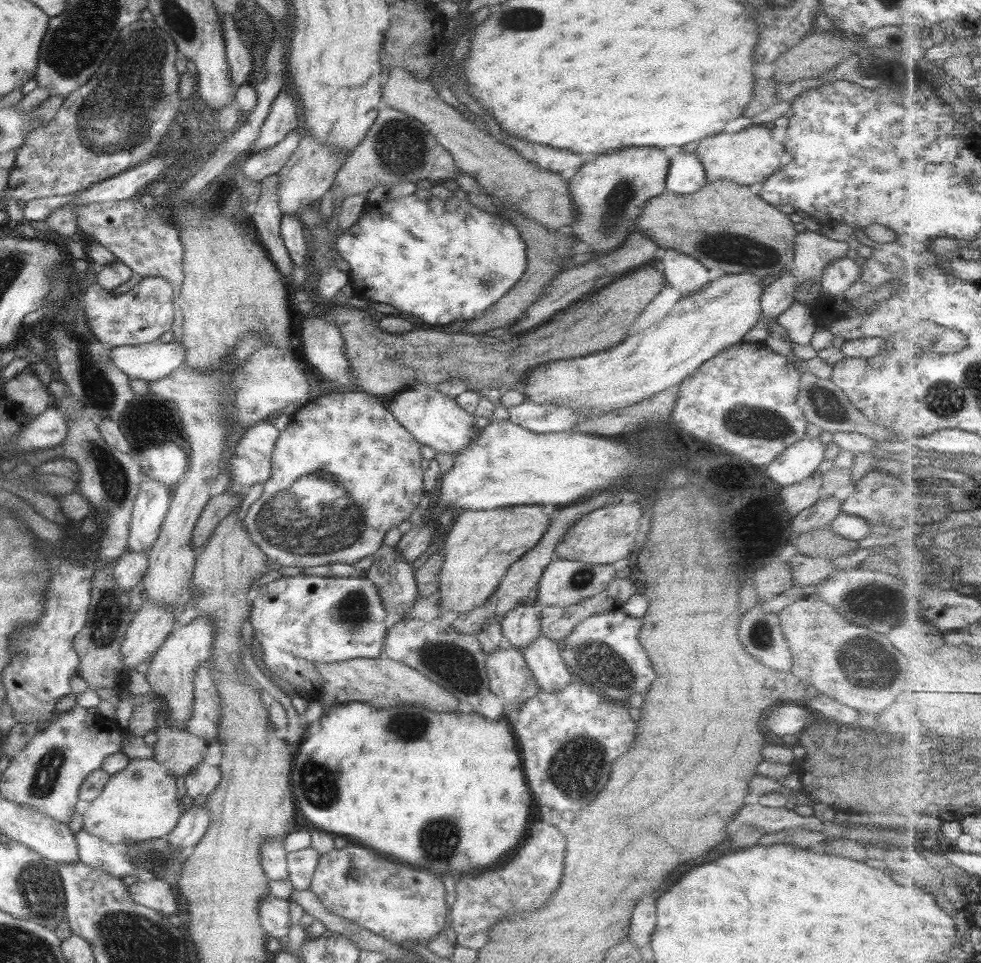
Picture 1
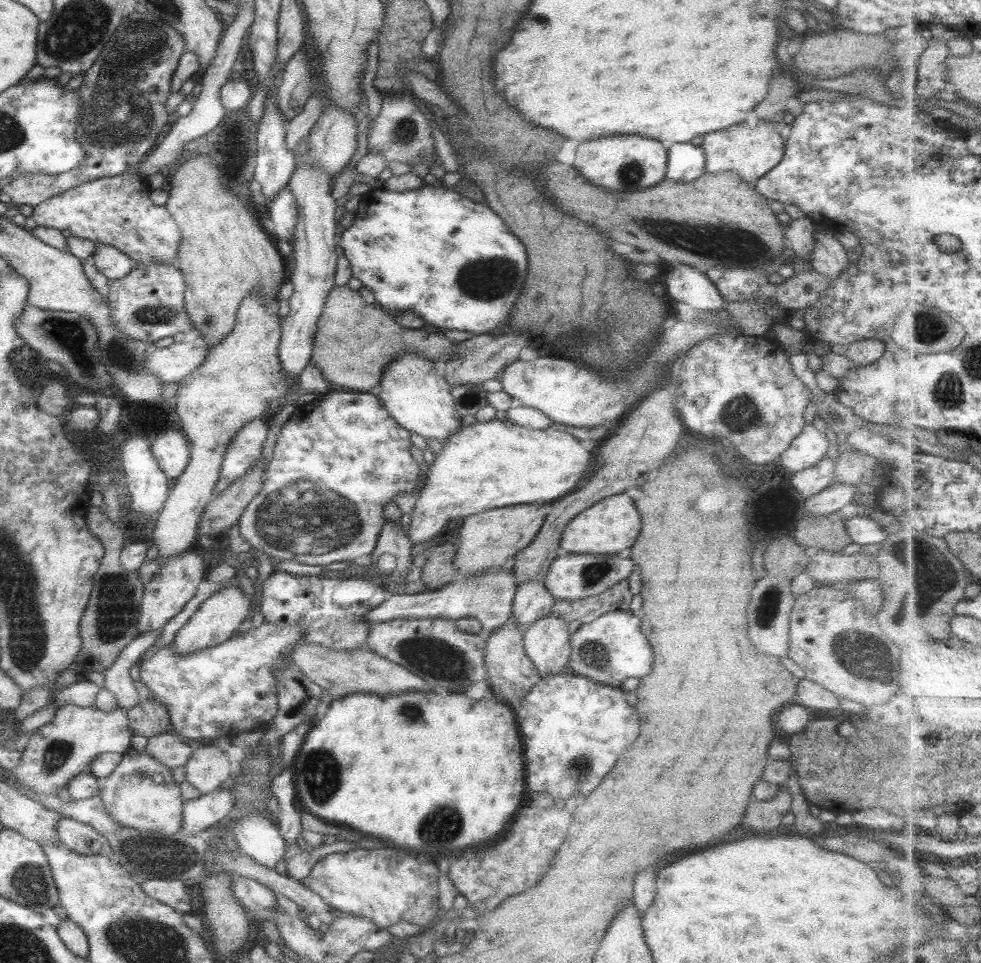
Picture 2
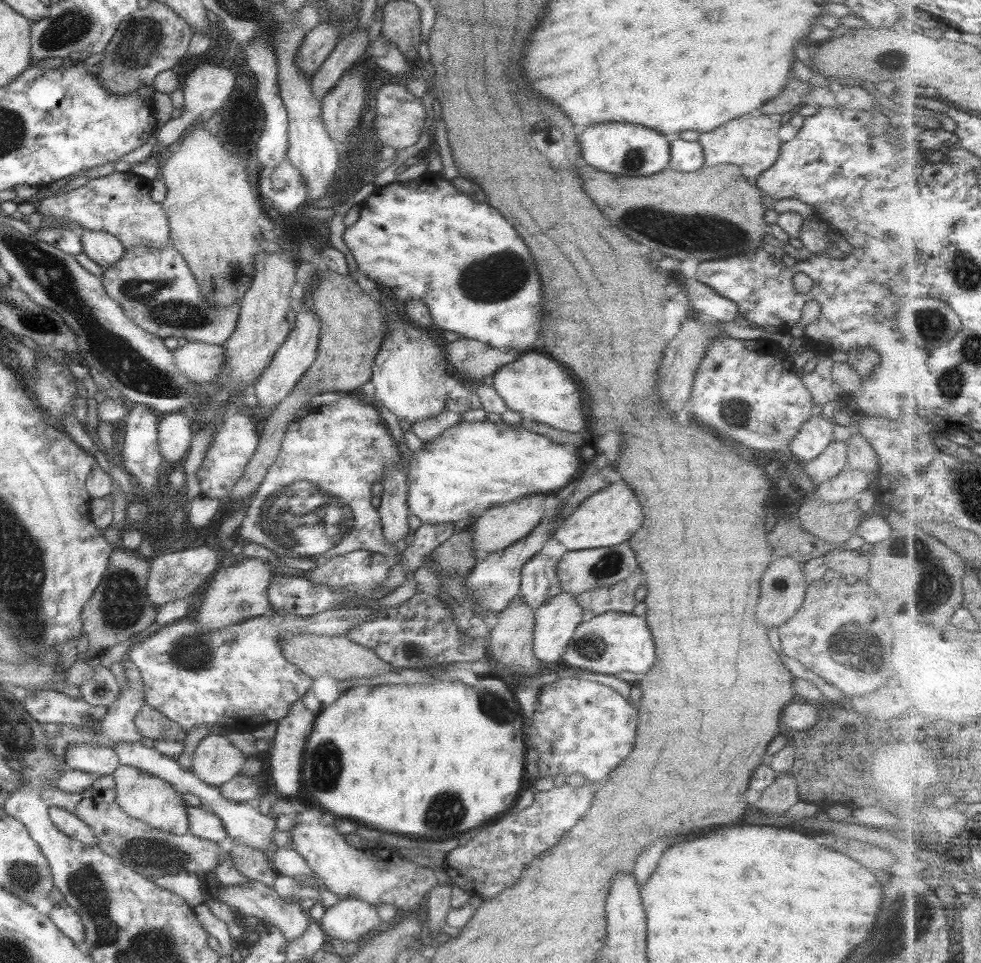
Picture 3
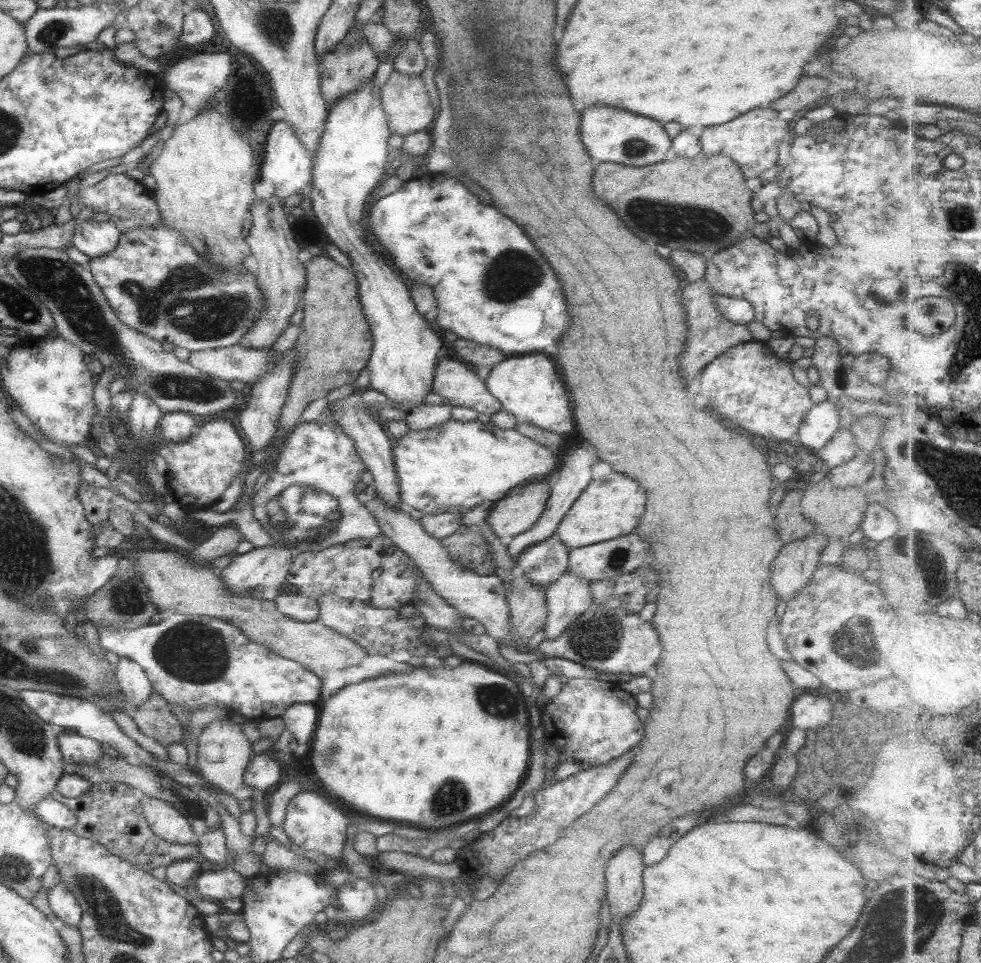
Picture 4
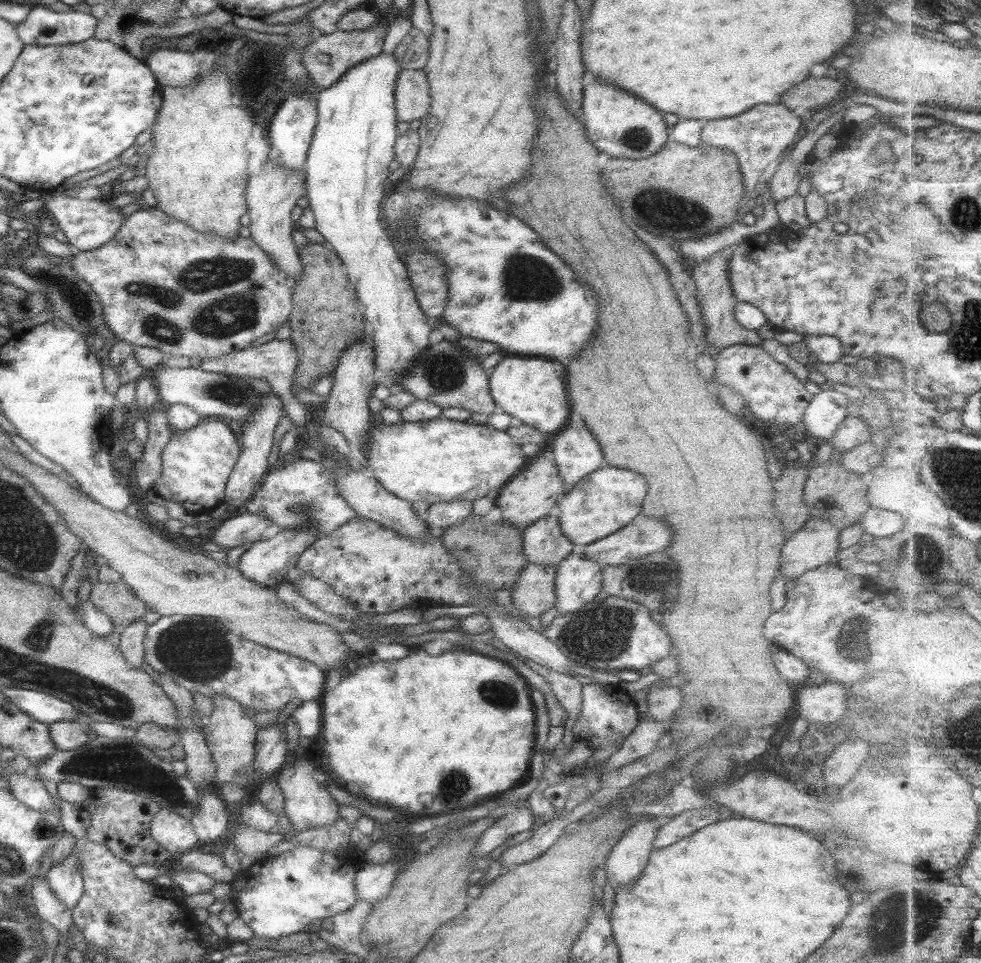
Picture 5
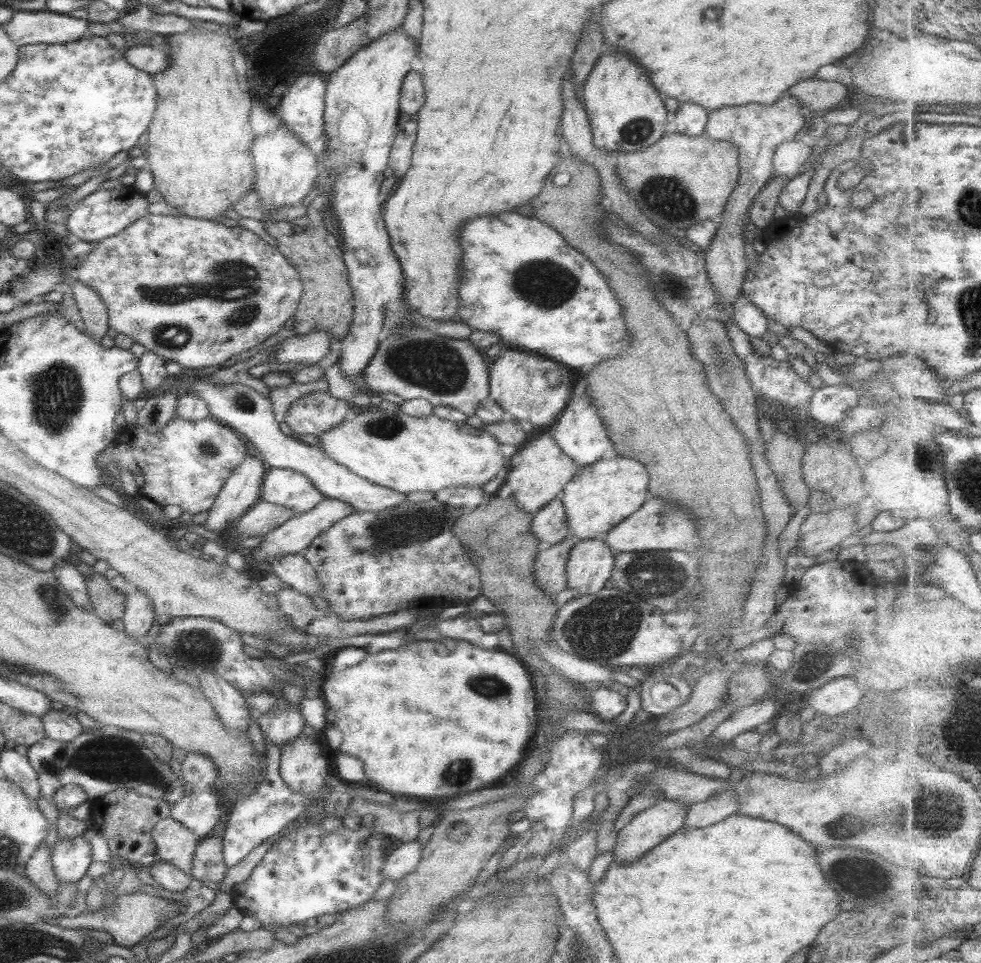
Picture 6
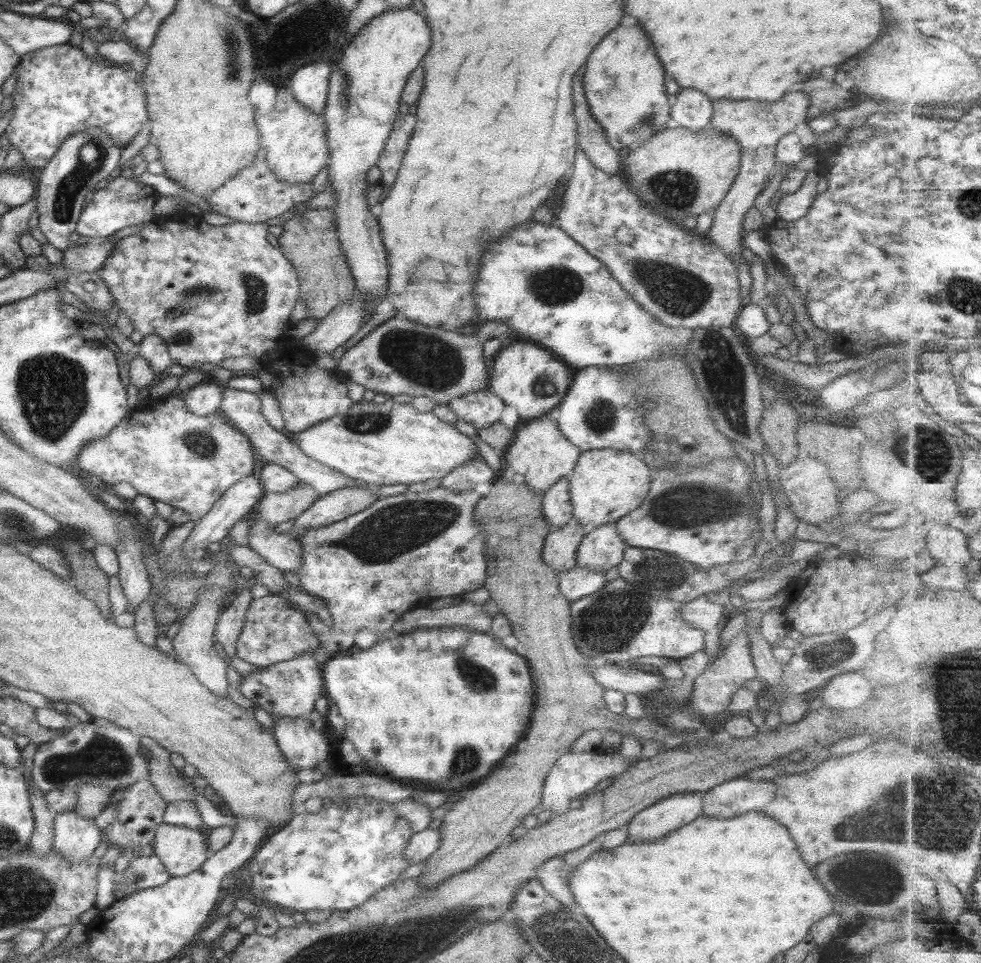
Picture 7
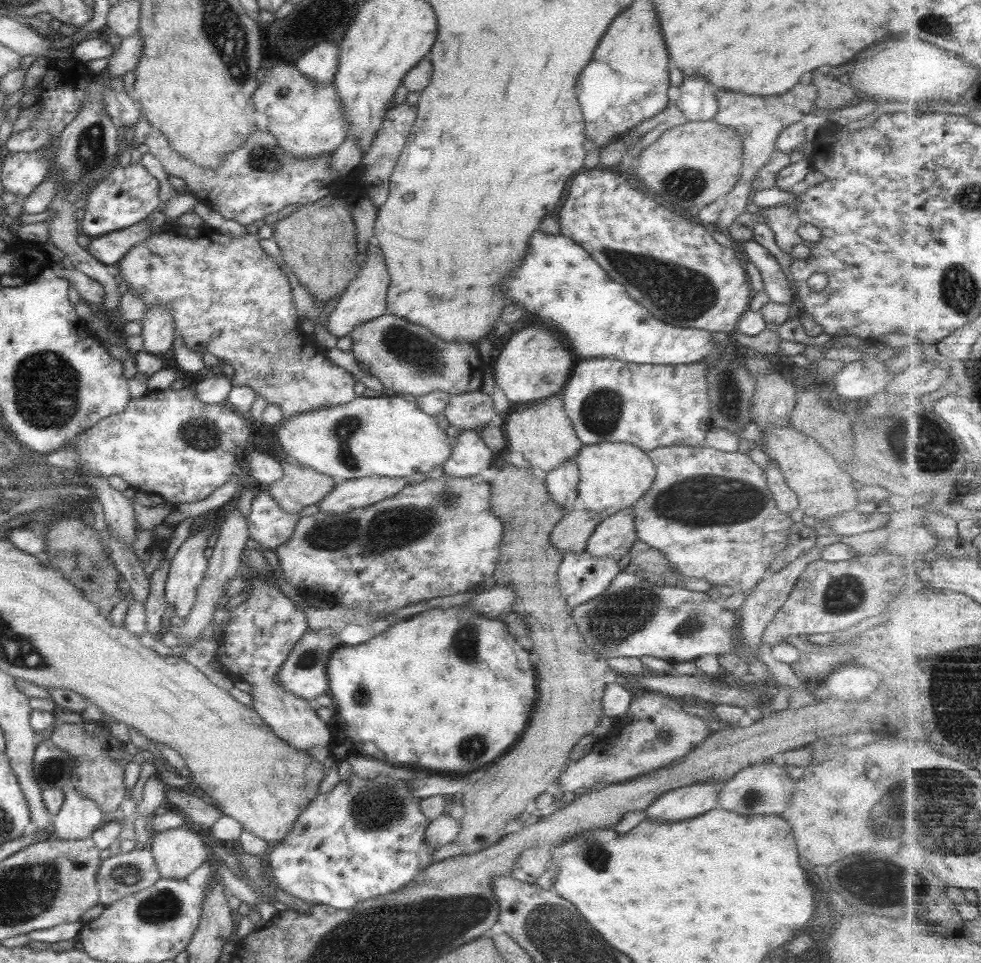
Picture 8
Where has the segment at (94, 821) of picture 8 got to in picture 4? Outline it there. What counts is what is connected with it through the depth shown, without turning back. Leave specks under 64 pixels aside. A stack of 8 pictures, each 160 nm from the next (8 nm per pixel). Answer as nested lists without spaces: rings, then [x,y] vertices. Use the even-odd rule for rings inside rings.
[[[58,882],[46,891],[49,910],[53,912],[58,923],[77,927],[81,918],[80,906],[76,903],[73,895]]]

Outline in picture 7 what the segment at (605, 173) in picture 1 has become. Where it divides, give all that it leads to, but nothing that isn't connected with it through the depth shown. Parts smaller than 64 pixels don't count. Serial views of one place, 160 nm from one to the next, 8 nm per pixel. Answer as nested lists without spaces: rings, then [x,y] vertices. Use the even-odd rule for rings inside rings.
[[[624,21],[593,47],[584,62],[584,97],[593,120],[604,132],[606,147],[616,151],[649,140],[670,118],[663,85],[667,78],[647,40],[638,24]]]

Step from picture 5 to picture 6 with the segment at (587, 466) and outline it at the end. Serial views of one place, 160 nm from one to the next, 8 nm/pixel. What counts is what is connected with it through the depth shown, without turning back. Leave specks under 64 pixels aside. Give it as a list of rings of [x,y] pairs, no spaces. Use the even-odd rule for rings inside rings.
[[[572,389],[570,398],[562,413],[551,424],[549,430],[553,442],[568,456],[577,468],[593,464],[598,460],[609,460],[615,456],[607,431],[597,414],[596,408],[584,390]]]

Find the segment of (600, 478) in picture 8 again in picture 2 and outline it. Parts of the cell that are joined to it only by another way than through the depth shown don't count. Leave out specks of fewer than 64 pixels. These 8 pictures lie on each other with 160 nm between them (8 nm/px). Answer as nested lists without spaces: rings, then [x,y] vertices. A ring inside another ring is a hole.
[[[625,493],[613,494],[576,514],[565,526],[559,541],[560,553],[615,554],[626,553],[640,531],[640,516]]]

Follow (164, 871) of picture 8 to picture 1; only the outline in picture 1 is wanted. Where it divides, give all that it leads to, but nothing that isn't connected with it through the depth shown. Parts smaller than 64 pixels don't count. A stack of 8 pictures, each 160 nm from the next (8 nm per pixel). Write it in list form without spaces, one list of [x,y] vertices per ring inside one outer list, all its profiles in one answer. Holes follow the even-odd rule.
[[[130,759],[125,769],[109,775],[99,794],[81,815],[81,829],[122,851],[129,843],[166,837],[174,828],[182,804],[175,792],[175,778],[152,759]]]

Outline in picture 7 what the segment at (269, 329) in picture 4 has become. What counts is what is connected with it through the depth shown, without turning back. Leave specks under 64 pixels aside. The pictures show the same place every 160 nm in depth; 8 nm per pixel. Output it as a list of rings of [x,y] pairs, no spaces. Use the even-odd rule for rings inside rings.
[[[279,88],[272,111],[255,114],[254,122],[260,148],[258,155],[264,156],[267,168],[279,182],[307,184],[324,167],[328,150],[322,118],[296,102],[288,88]]]

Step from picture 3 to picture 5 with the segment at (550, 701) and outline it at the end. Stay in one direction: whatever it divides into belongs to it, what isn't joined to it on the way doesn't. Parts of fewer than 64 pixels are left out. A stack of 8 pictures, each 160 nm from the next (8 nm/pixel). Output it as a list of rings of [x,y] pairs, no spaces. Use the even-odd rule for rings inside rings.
[[[599,683],[582,684],[579,712],[575,724],[571,726],[573,737],[577,741],[587,743],[593,751],[622,742],[638,726],[639,718],[635,709],[631,696],[622,688]]]

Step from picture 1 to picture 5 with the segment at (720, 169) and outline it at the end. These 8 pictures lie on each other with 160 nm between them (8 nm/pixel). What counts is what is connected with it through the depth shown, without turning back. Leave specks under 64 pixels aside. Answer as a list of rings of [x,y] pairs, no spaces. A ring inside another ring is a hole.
[[[780,102],[774,105],[755,105],[737,116],[707,120],[701,123],[700,144],[730,150],[738,162],[743,196],[757,184],[761,172],[772,161],[780,160],[803,133],[800,112],[785,108]]]

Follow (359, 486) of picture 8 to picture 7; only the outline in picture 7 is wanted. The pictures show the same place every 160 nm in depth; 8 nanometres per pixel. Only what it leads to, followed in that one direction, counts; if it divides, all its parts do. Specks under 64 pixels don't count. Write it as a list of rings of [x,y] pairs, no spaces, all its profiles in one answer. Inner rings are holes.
[[[346,486],[318,497],[307,510],[294,518],[291,525],[292,531],[287,535],[295,539],[310,528],[327,526],[364,510],[377,500],[374,490],[378,488],[379,486],[373,489],[366,486],[362,488]]]

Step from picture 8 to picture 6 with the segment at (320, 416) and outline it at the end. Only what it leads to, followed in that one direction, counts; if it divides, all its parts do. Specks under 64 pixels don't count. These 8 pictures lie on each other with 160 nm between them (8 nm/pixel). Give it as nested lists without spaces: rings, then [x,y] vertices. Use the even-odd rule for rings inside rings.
[[[370,407],[364,413],[342,420],[317,438],[319,439],[317,448],[332,461],[346,466],[353,474],[369,482],[404,495],[419,492],[434,494],[442,488],[458,488],[458,486],[482,487],[492,478],[497,476],[503,478],[503,472],[507,469],[507,460],[497,449],[497,439],[484,431],[483,427],[475,428],[466,423],[449,422],[447,419],[437,418],[433,413],[413,418],[398,409],[380,411]]]

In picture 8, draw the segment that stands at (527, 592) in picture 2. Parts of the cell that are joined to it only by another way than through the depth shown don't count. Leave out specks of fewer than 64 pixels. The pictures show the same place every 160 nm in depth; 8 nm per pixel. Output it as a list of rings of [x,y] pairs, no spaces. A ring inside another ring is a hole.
[[[574,459],[566,460],[564,464],[556,466],[542,476],[548,497],[563,514],[567,514],[575,500],[578,483],[578,470]]]

